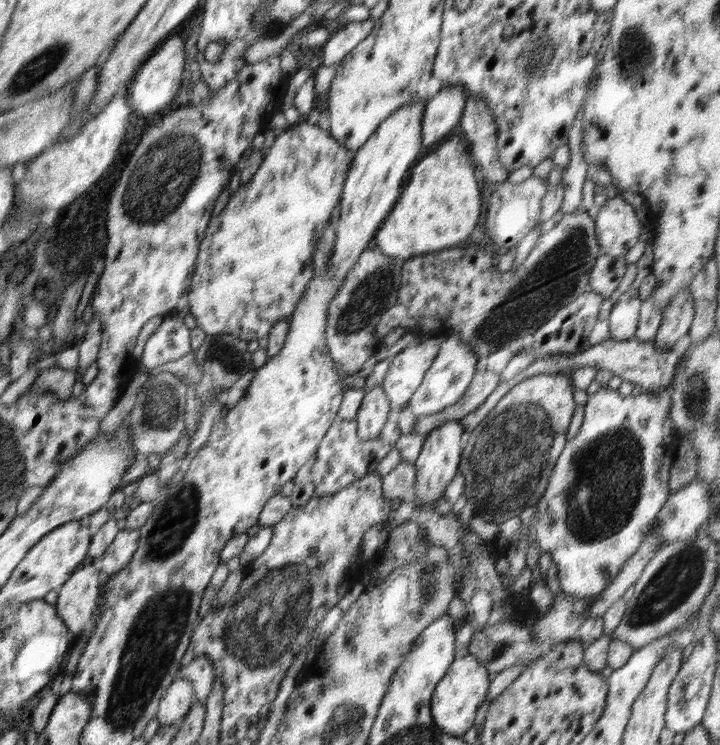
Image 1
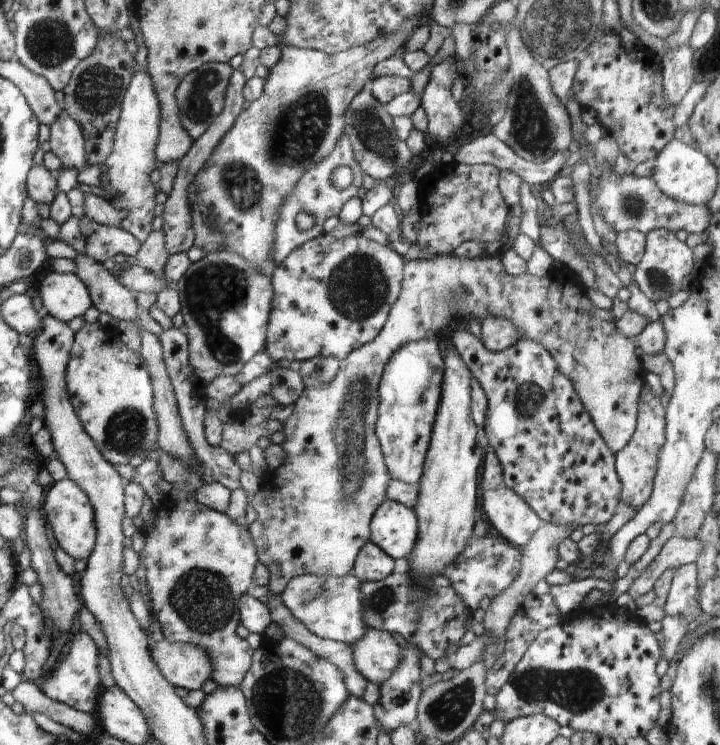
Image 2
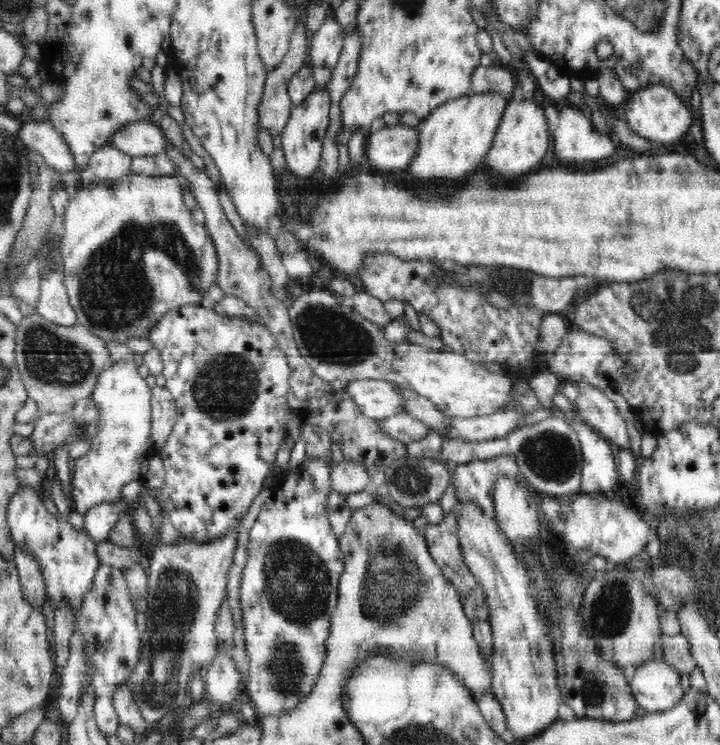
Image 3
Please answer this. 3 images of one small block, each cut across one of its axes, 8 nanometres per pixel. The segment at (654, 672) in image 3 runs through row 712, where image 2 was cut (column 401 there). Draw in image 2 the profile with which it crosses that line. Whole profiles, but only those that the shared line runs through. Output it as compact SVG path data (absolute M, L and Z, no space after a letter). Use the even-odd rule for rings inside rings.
M368 627L364 636L352 645L356 670L367 681L381 685L398 667L402 644L393 634Z

